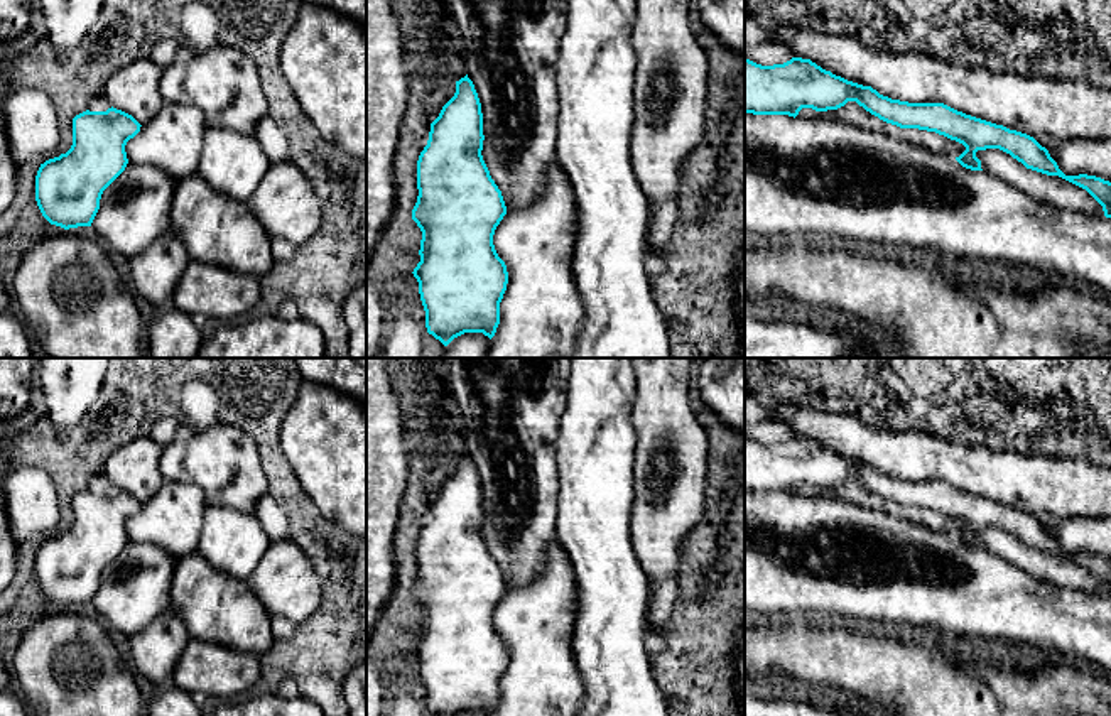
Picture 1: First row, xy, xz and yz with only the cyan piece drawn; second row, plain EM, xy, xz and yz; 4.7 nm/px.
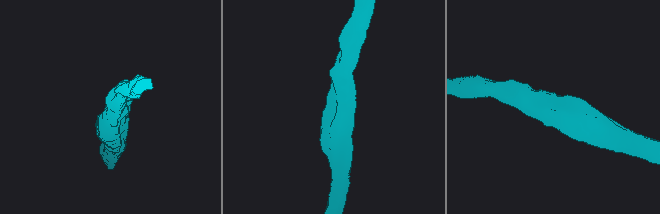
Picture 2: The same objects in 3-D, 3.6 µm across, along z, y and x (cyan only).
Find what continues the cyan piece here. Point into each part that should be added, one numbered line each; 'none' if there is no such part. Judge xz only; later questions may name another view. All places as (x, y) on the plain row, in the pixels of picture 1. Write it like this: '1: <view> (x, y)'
none

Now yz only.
none

